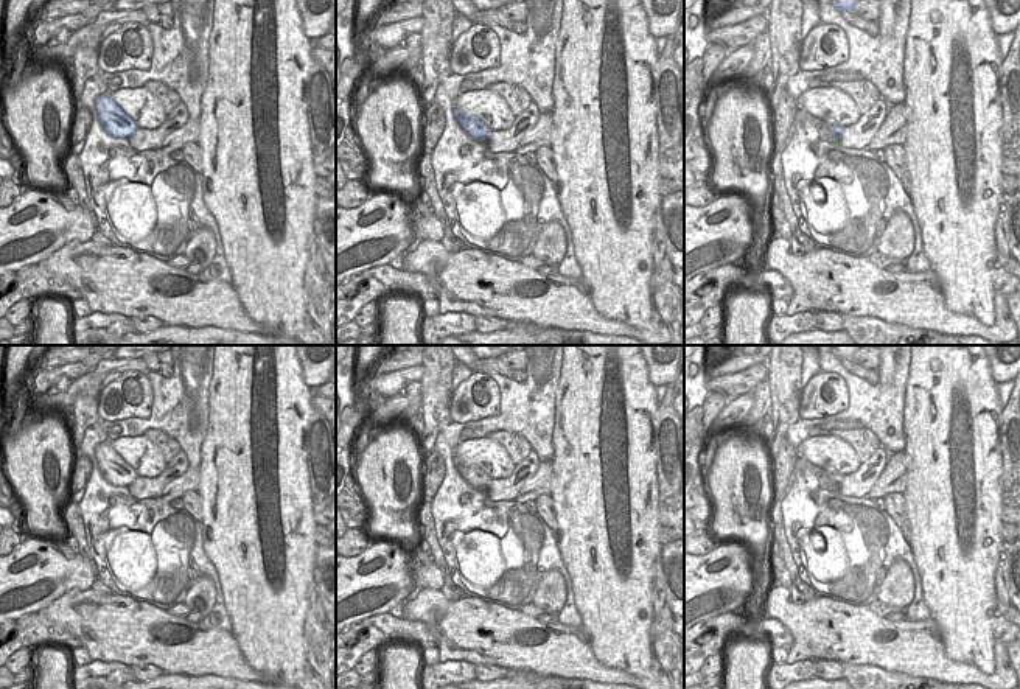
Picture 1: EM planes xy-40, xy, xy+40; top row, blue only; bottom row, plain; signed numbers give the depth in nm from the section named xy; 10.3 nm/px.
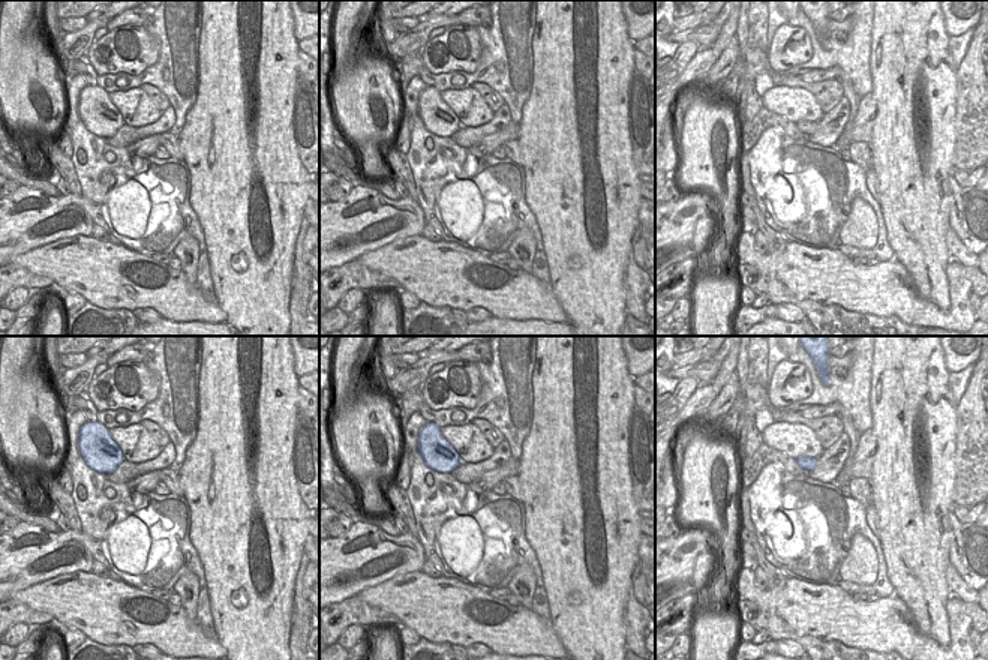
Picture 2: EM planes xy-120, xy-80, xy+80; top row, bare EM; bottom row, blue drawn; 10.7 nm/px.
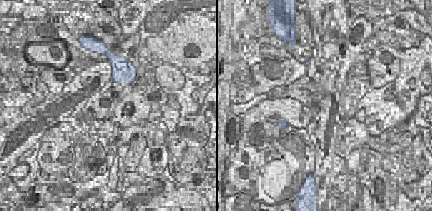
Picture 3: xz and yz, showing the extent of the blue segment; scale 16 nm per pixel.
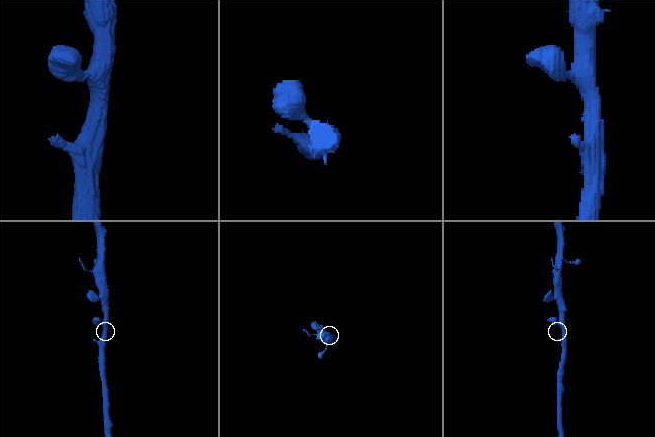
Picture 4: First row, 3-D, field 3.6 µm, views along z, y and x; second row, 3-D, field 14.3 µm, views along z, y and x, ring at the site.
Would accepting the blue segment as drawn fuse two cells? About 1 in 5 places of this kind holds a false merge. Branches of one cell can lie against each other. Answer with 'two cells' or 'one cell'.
one cell

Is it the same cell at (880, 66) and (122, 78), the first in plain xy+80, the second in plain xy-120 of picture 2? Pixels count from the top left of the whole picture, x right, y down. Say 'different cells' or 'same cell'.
different cells

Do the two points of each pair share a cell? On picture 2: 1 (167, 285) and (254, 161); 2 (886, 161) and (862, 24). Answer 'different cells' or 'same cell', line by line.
1: different cells
2: different cells

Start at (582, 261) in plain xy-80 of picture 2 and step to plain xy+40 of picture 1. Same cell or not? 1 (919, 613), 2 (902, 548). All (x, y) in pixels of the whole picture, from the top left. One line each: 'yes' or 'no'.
1: no
2: no

